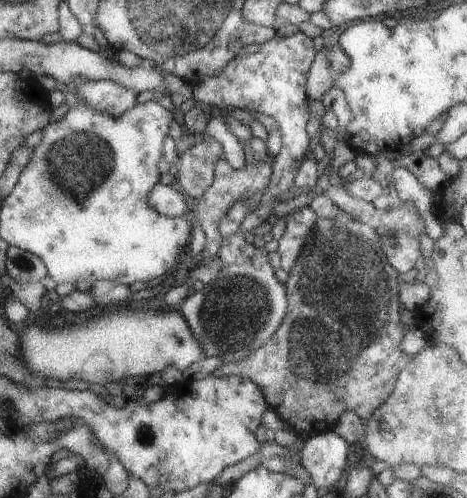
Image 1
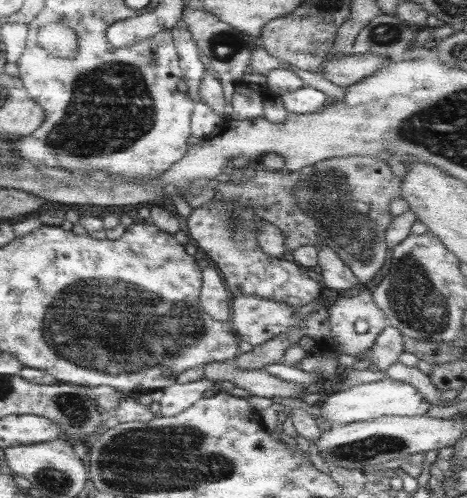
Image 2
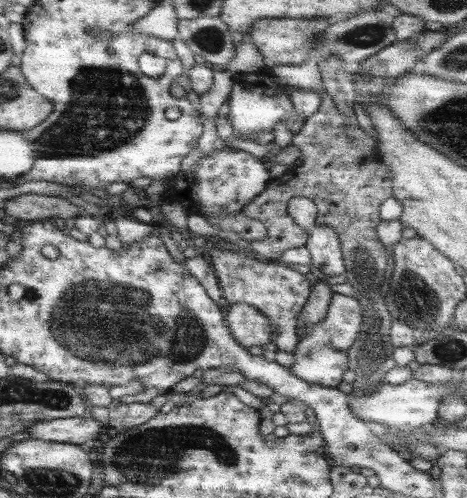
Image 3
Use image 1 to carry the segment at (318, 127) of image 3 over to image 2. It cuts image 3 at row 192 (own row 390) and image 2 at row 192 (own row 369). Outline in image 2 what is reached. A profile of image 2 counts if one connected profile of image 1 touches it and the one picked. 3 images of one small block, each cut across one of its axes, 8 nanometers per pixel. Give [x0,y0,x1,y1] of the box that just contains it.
[219,156,401,286]

